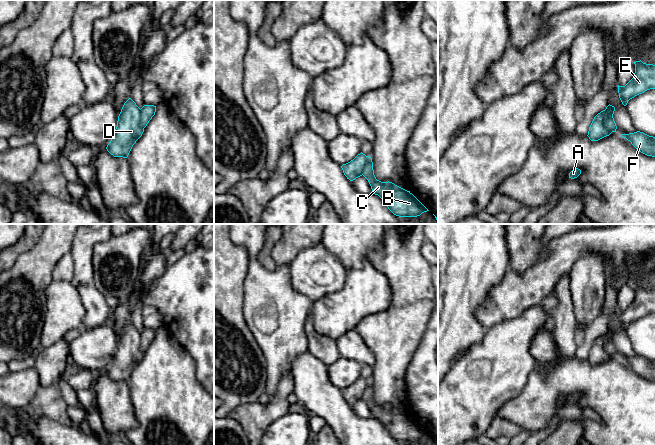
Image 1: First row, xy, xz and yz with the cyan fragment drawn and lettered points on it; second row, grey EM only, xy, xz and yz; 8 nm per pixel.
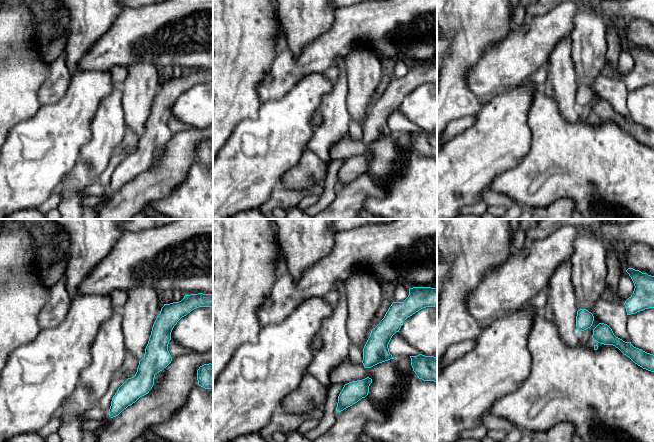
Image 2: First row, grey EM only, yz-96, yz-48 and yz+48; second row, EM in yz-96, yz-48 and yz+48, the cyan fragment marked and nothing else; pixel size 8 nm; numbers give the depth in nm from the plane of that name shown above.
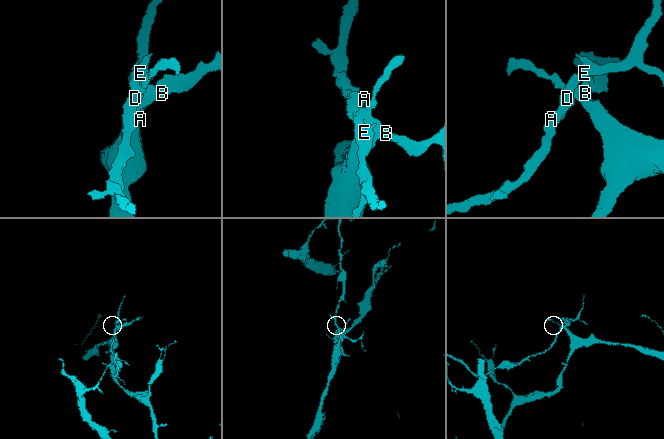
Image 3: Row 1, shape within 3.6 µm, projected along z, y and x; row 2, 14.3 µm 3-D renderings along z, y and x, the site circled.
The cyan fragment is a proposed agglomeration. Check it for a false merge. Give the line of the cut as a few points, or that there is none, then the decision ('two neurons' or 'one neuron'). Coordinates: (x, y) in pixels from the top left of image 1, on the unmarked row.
cut yz (606, 341), (606, 351), (612, 355); two neurons

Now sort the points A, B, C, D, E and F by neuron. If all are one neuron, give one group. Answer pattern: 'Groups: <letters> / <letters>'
Groups: A D E / B C F

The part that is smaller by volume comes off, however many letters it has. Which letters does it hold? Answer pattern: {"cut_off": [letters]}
{"cut_off": ["A", "D", "E"]}

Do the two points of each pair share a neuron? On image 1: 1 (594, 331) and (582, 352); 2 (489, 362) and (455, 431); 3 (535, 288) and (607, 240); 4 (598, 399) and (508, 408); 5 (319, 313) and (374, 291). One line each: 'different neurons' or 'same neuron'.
1: same neuron
2: same neuron
3: same neuron
4: same neuron
5: same neuron

